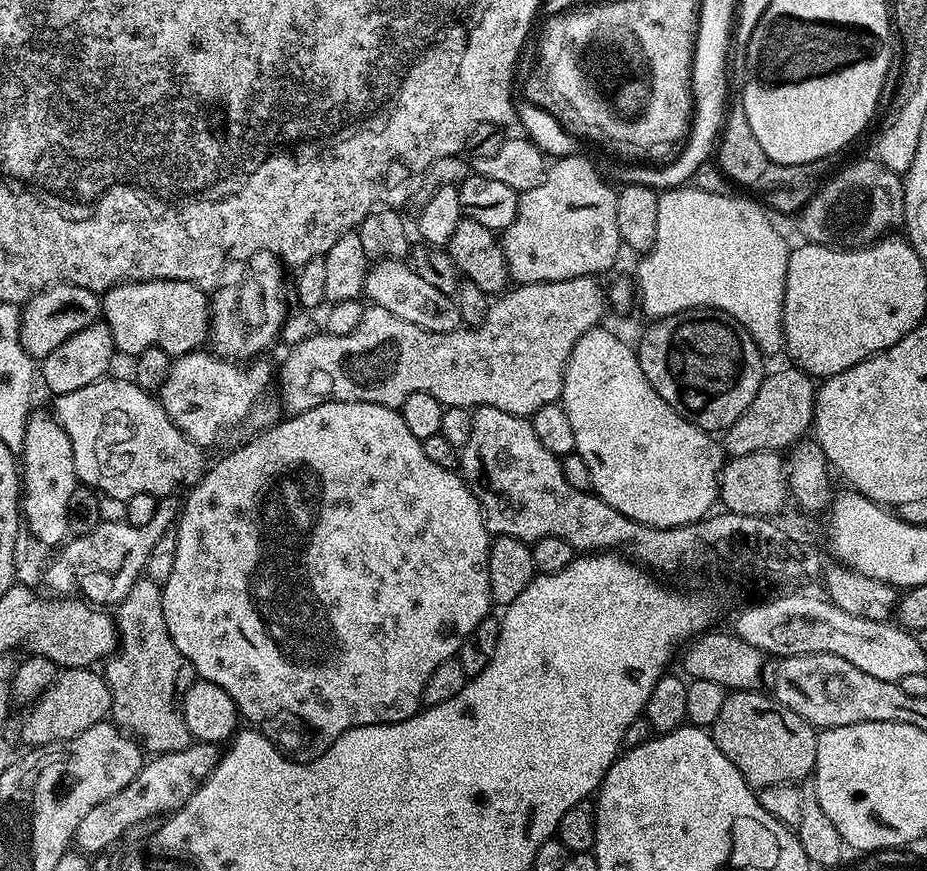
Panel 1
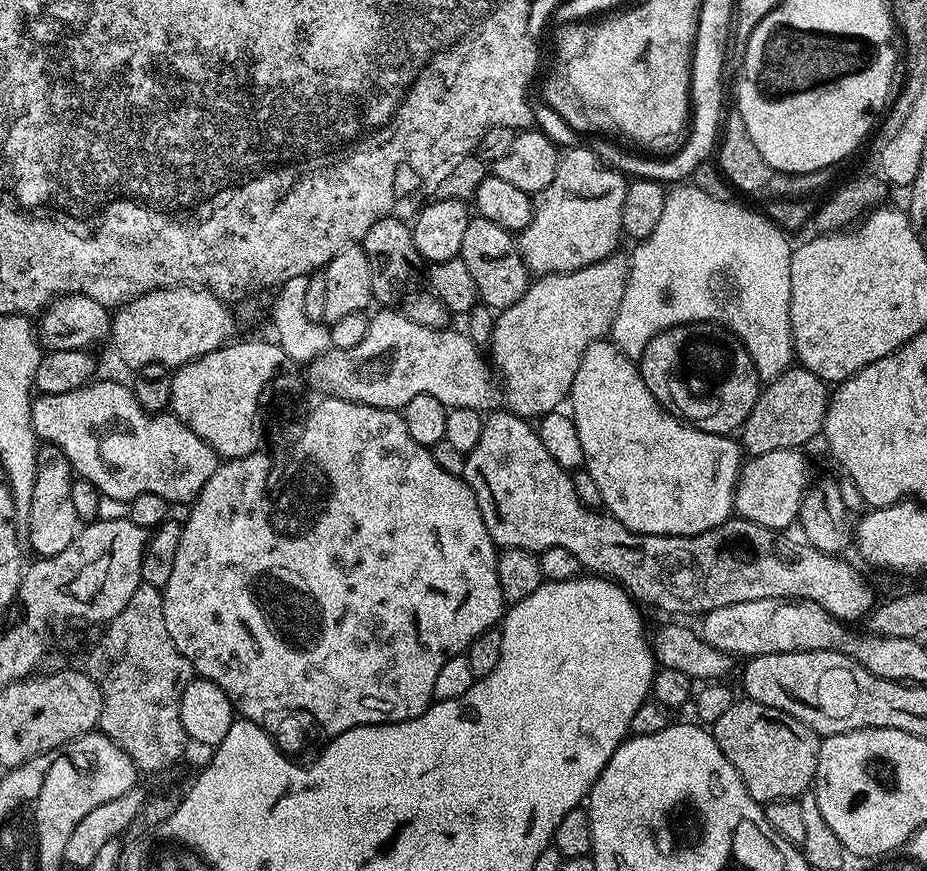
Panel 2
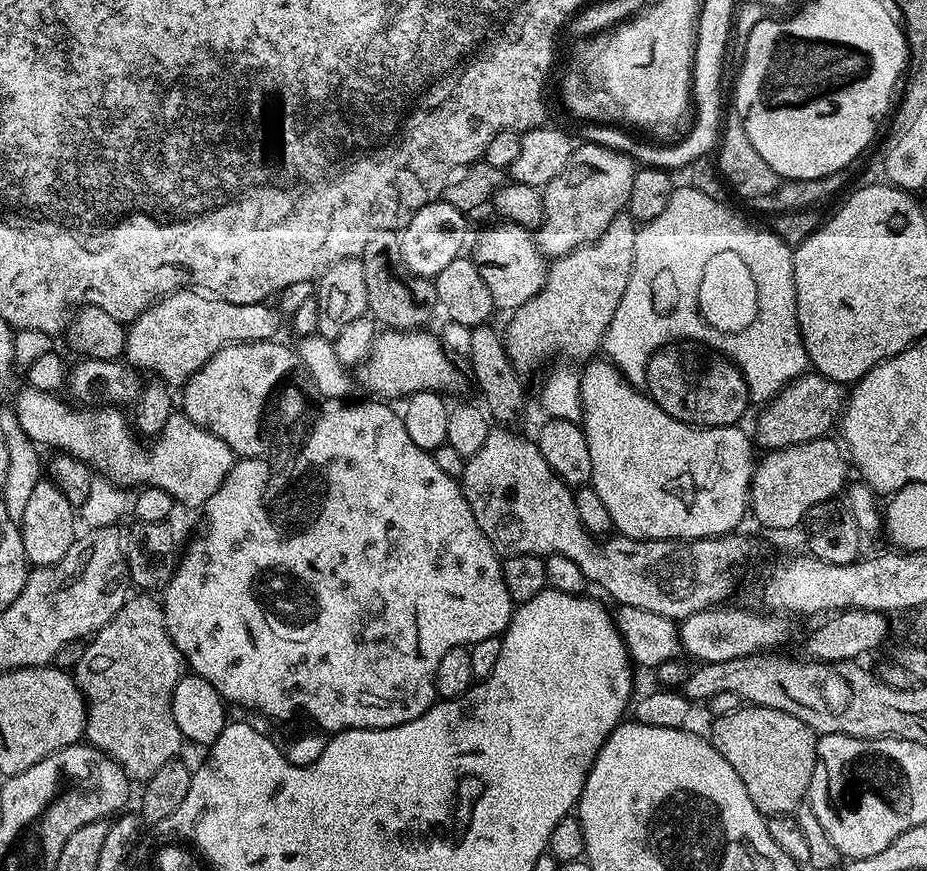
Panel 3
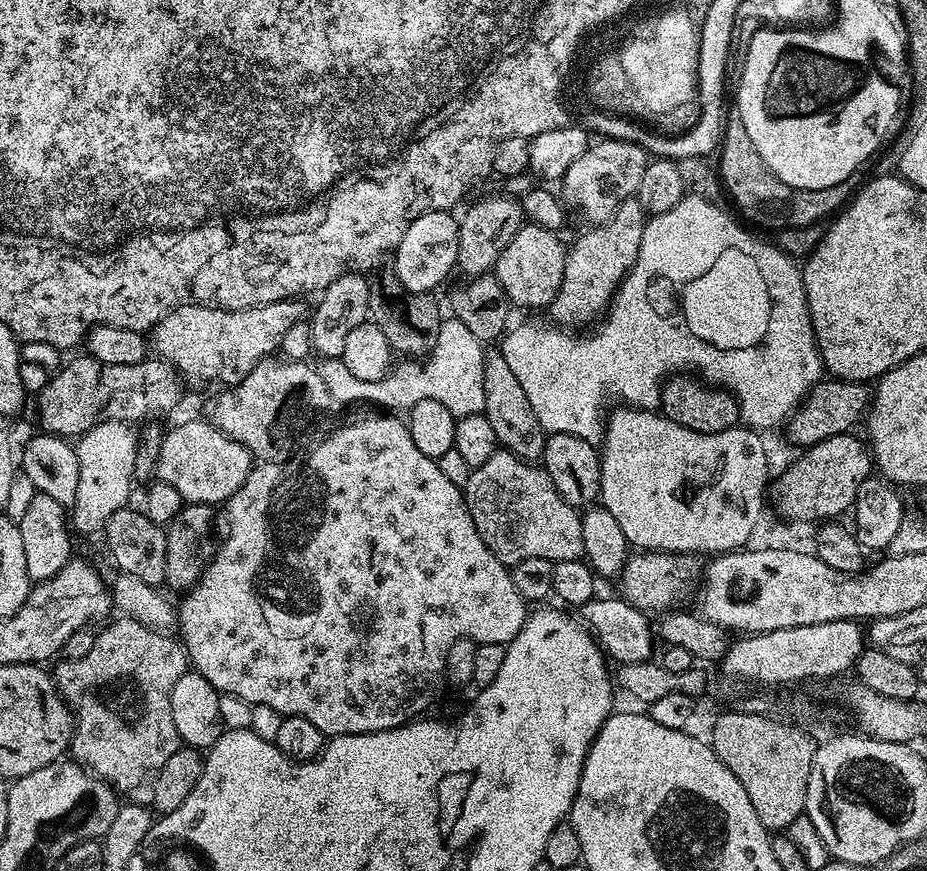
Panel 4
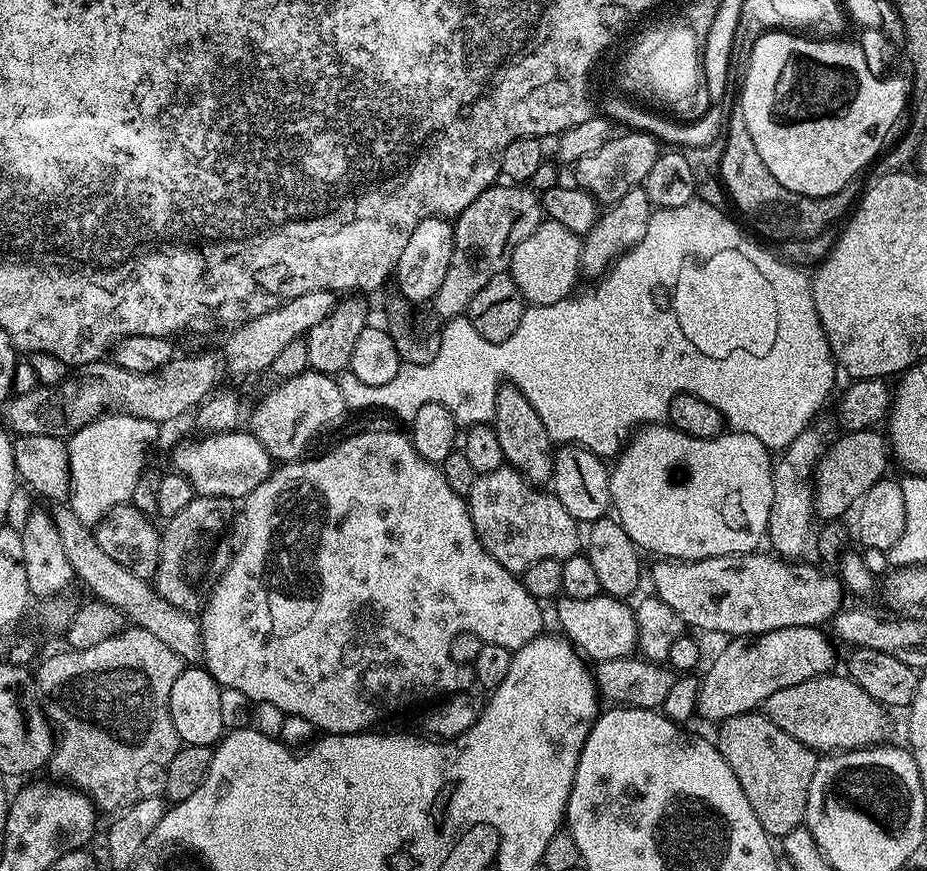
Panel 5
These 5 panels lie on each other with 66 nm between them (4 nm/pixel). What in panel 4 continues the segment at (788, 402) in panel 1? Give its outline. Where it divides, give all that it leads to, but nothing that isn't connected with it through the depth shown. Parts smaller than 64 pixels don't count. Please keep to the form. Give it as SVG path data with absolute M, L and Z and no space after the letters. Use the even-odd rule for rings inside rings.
M835 378L821 379L819 384L808 391L804 403L788 417L788 440L797 444L797 449L812 448L826 438L842 436L853 431L856 423L865 419L872 403L873 393L869 385L855 380L838 380Z

